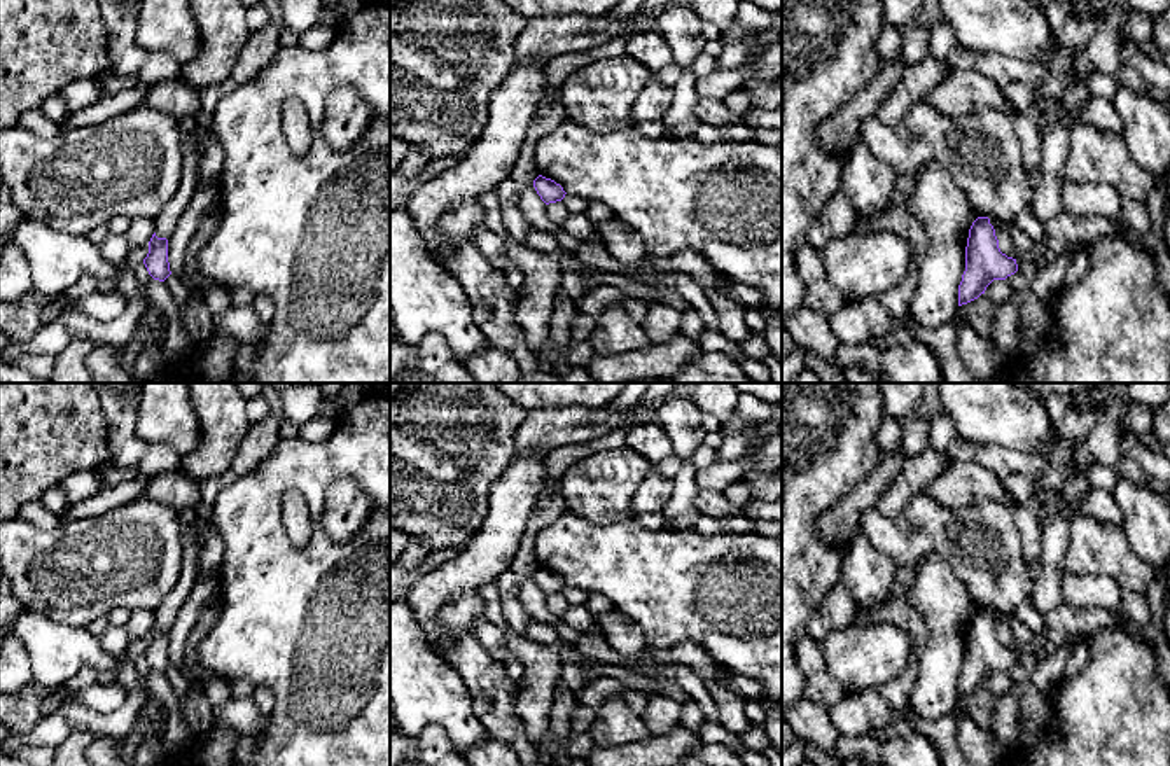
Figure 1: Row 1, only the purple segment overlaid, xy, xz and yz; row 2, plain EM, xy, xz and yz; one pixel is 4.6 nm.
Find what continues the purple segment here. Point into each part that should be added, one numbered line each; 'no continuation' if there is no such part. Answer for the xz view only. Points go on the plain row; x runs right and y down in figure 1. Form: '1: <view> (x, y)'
no continuation

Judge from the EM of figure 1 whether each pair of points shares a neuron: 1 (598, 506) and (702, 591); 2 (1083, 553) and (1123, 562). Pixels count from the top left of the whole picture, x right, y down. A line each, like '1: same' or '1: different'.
1: different
2: same

